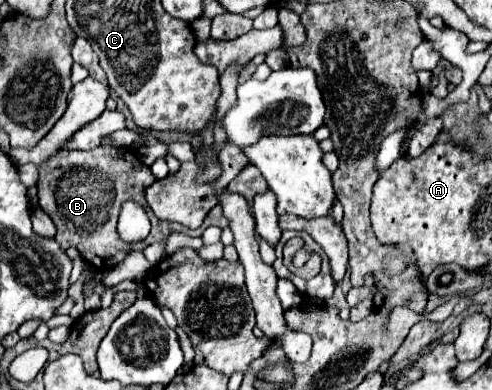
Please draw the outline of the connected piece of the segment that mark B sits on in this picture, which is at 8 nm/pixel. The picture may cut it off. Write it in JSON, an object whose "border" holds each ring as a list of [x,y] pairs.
{"border":[[[63,149],[63,151],[59,151],[59,155],[55,155],[55,159],[51,159],[51,163],[47,163],[47,167],[41,167],[39,181],[37,181],[39,205],[43,211],[47,211],[47,215],[51,215],[51,219],[57,227],[55,241],[63,247],[63,251],[67,251],[69,247],[77,247],[79,253],[83,253],[83,259],[89,265],[97,267],[99,271],[107,271],[107,269],[115,267],[131,251],[143,251],[147,245],[161,241],[169,231],[181,231],[191,237],[200,237],[209,225],[219,225],[221,229],[229,227],[229,219],[223,215],[221,203],[217,203],[207,213],[205,223],[194,230],[185,229],[177,223],[159,221],[151,213],[149,215],[149,219],[151,219],[149,237],[141,243],[125,243],[119,239],[119,233],[117,233],[119,211],[125,201],[135,201],[147,211],[149,207],[143,199],[143,189],[147,185],[155,183],[157,179],[153,177],[151,169],[139,159],[139,155],[123,153],[123,149],[117,149],[117,151],[113,149],[109,155],[105,155],[103,163],[99,163],[99,167],[95,167],[95,173],[85,173],[87,167],[83,167],[83,165],[85,163],[81,159],[81,151]]]}

